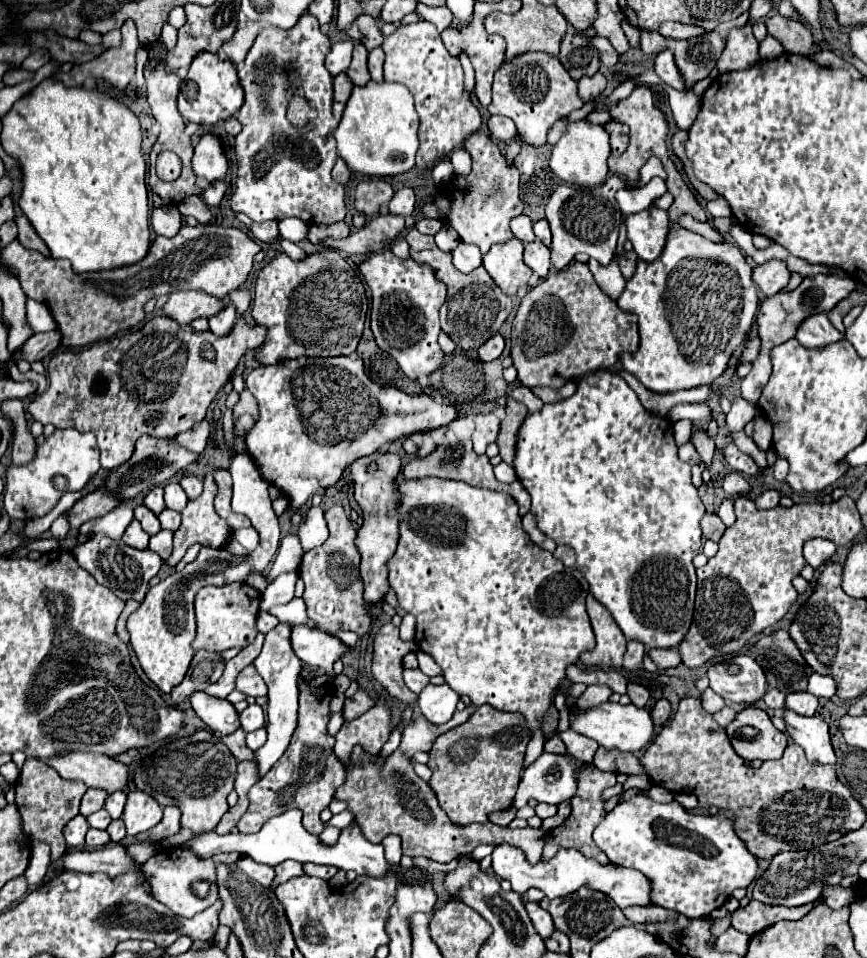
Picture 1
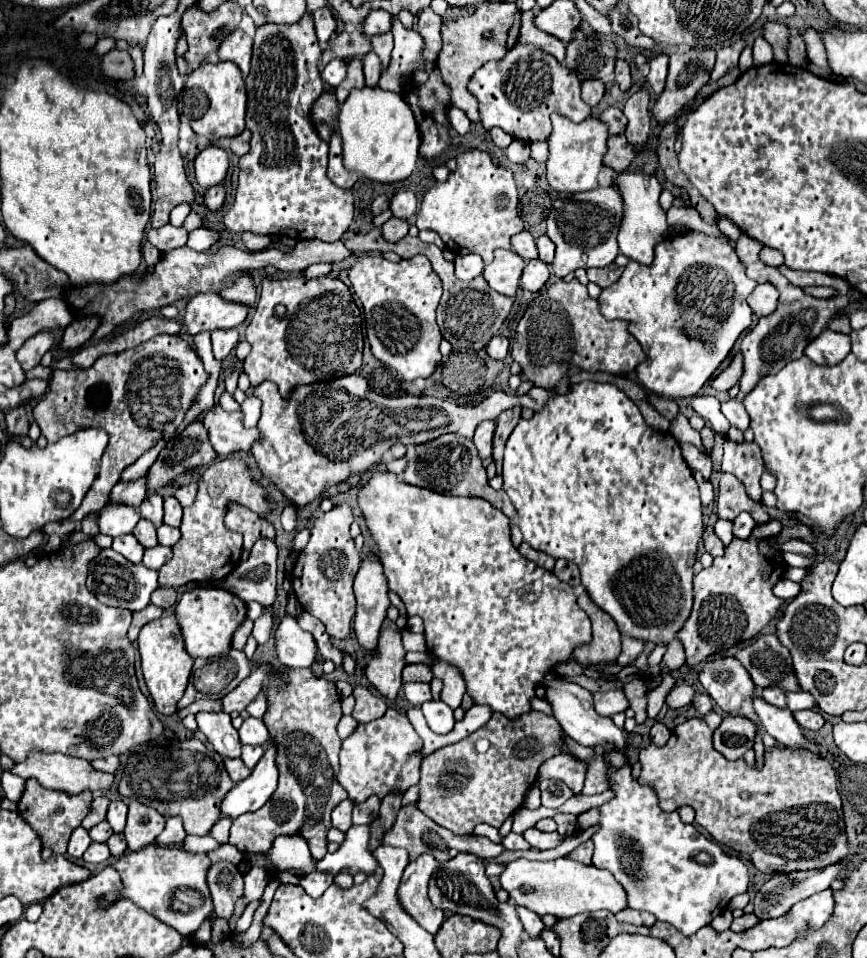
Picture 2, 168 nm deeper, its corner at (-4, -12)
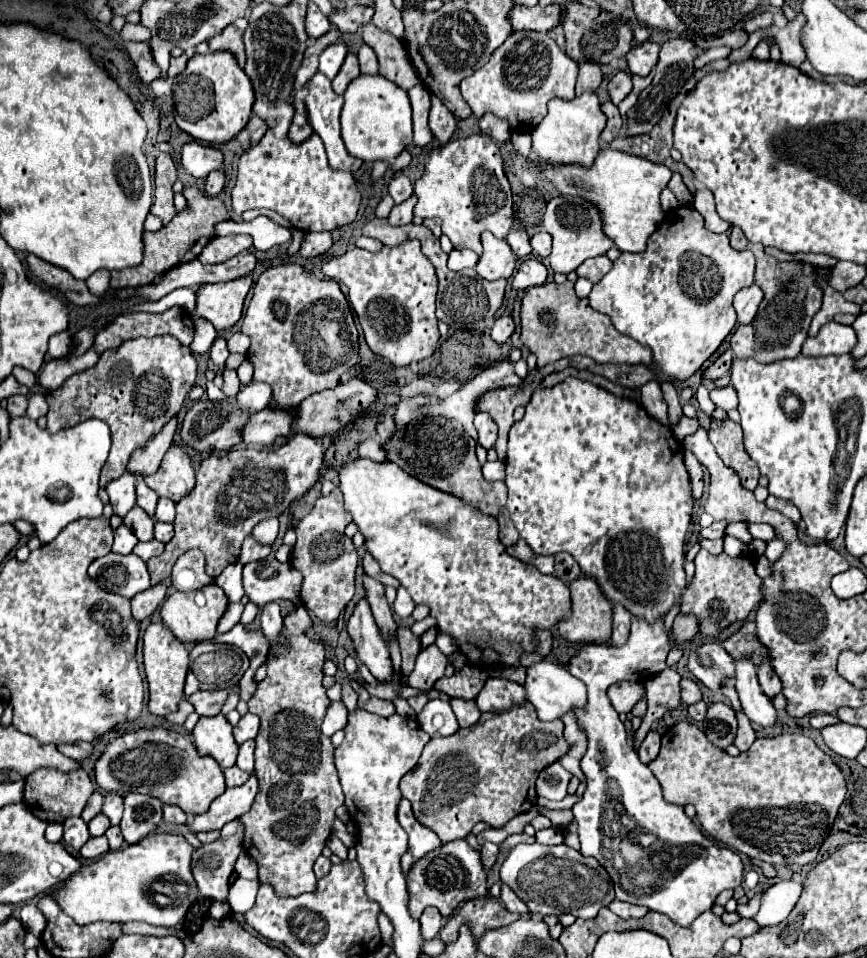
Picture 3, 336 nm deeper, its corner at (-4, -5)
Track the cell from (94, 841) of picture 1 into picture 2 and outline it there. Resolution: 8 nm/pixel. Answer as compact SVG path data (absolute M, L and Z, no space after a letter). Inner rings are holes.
M91 843L89 849L83 855L83 861L87 861L87 863L103 863L109 857L111 857L111 853L109 853L109 847L105 843Z

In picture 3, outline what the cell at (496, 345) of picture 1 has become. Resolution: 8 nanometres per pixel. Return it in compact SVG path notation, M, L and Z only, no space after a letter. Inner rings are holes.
M501 316L495 320L493 328L491 328L491 338L497 342L497 344L505 344L507 338L513 334L515 330L515 324L509 316Z

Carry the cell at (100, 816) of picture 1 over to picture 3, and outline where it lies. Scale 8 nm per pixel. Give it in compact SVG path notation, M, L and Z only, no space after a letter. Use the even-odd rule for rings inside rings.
M97 814L97 816L89 822L89 832L91 832L91 836L103 836L109 826L111 826L109 818L107 818L105 814Z

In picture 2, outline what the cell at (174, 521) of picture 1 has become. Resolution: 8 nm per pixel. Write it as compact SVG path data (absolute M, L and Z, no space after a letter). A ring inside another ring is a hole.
M161 525L161 527L157 529L157 537L159 537L159 543L161 543L161 545L169 545L169 547L173 547L173 545L179 541L181 533L179 533L179 529L175 529L175 527Z

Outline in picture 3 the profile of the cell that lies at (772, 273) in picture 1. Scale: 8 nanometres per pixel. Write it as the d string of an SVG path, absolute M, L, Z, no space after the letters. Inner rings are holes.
M753 284L741 292L737 292L735 300L733 300L733 306L737 308L737 316L739 316L739 324L749 324L753 322L753 318L757 316L757 310L759 310L759 304L763 300L763 290Z

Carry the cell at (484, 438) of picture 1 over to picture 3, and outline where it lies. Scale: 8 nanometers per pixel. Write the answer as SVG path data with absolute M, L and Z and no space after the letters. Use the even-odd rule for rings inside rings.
M477 412L475 416L475 428L479 432L479 444L489 450L493 448L495 444L495 438L497 438L497 424L491 420L491 416L487 412Z

